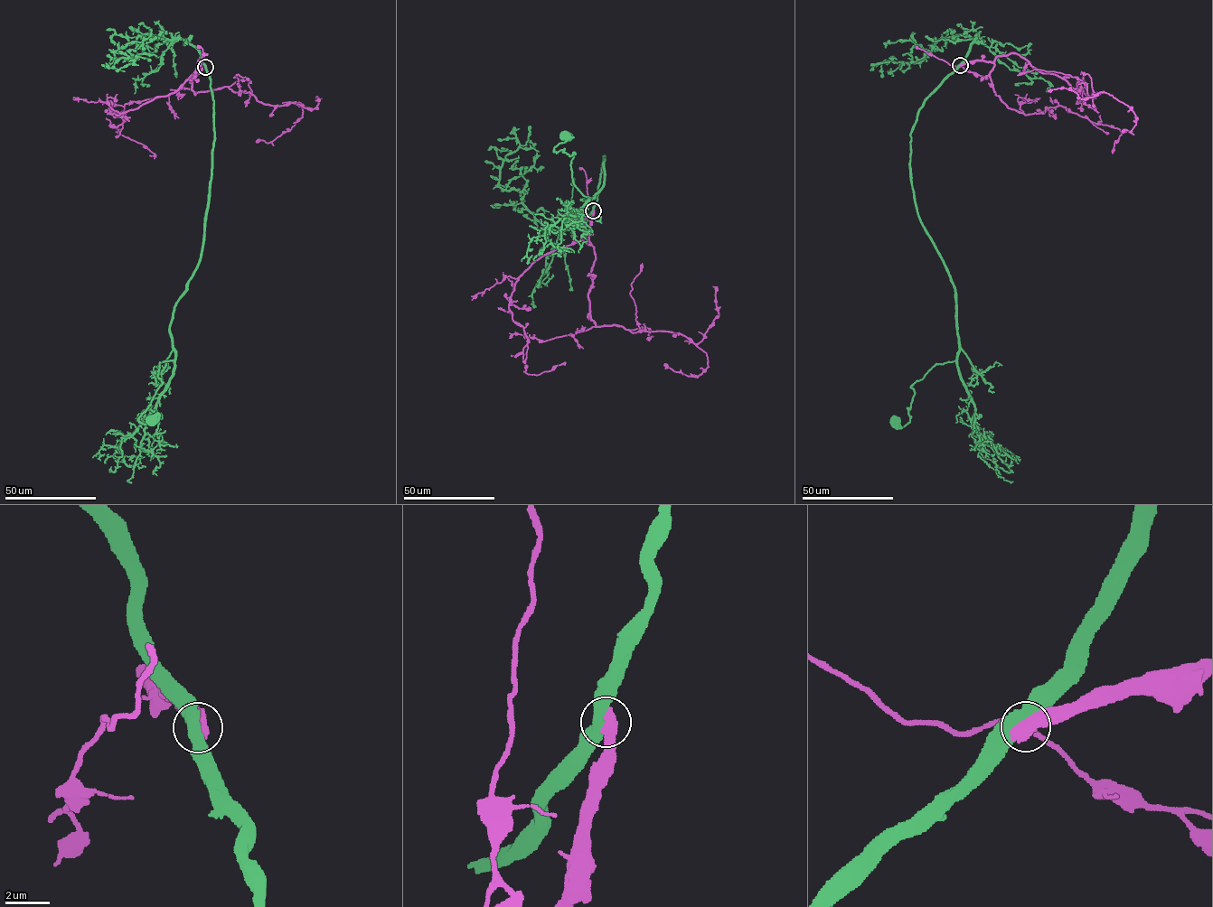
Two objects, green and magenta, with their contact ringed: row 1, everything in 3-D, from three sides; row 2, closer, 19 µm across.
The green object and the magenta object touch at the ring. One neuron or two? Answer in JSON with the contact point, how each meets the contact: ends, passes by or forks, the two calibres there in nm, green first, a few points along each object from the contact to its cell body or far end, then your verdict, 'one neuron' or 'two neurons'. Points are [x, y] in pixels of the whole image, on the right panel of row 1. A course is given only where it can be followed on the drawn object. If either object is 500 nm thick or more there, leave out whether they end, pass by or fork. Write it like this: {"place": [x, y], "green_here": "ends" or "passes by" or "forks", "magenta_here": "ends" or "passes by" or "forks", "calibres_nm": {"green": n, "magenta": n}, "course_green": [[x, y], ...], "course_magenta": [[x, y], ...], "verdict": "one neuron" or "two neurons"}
{"place": [960, 65], "calibres_nm": {"green": 500, "magenta": 650}, "course_green": [[960, 65], [919, 109], [910, 163], [918, 217], [954, 292], [957, 358], [910, 387], [909, 421], [895, 421]], "course_magenta": [[960, 65], [1017, 53], [1074, 88], [1082, 79], [1087, 95], [1105, 92], [1134, 113], [1131, 132], [1122, 132]], "verdict": "two neurons"}

